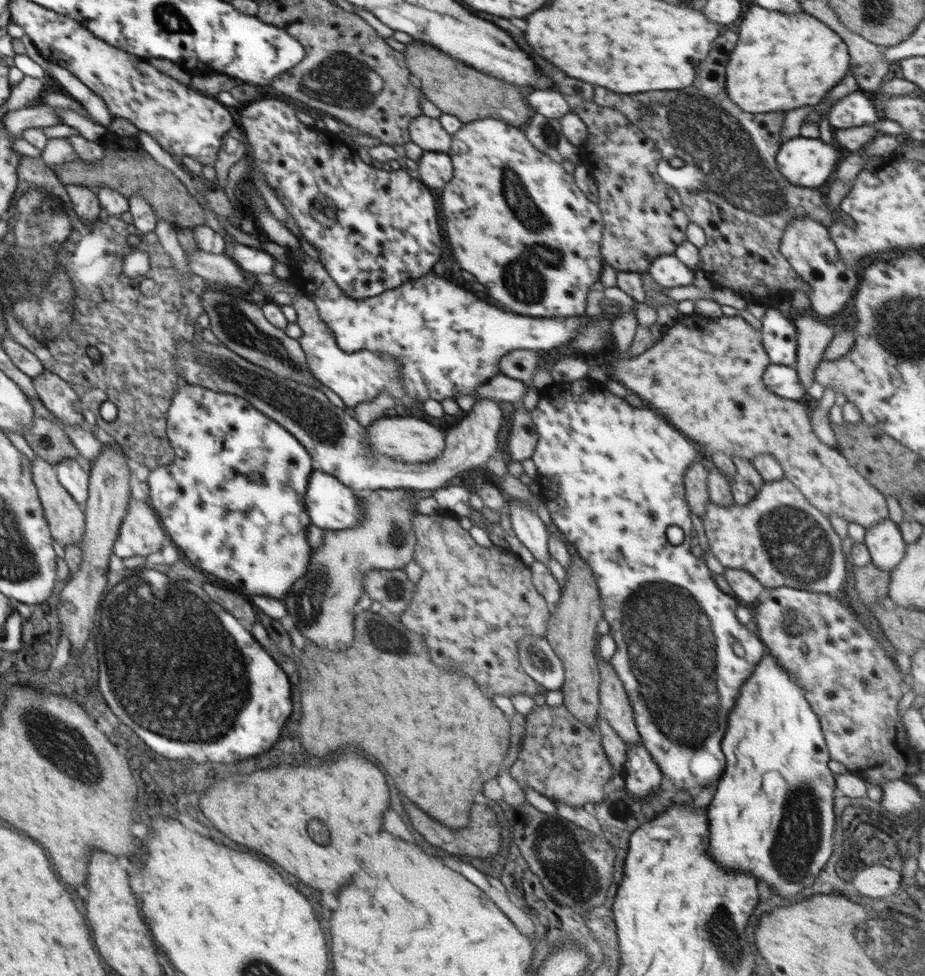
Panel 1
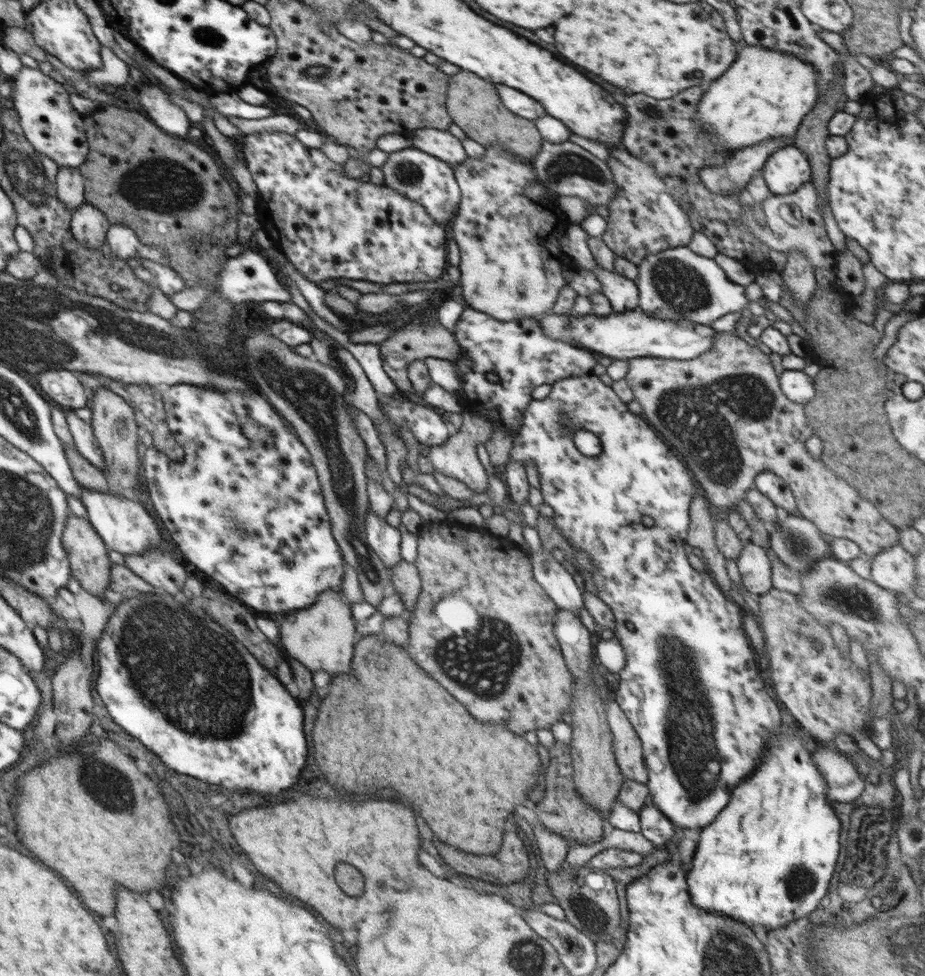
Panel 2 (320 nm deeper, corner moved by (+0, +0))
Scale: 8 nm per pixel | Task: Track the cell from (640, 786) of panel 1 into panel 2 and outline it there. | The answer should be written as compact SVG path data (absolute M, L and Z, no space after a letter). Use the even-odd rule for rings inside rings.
M649 799L643 810L638 812L640 832L655 846L665 846L675 835L676 825Z

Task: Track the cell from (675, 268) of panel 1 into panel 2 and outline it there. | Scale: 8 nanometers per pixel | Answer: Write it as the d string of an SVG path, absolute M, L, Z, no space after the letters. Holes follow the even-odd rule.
M687 246L646 255L637 268L635 283L639 290L639 301L636 309L648 316L709 325L724 314L738 312L748 306L749 300L742 285L728 279L714 259L700 256Z

